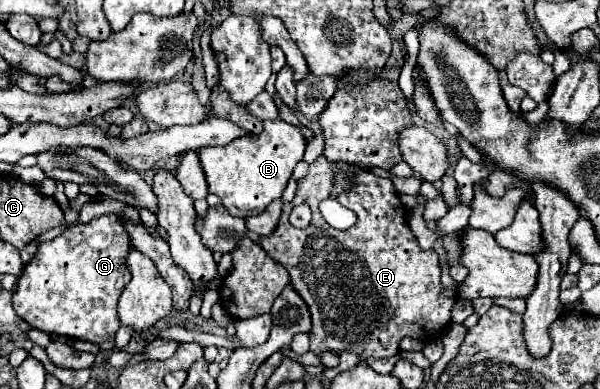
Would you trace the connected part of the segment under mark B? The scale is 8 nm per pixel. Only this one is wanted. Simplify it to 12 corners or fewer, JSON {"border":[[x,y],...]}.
{"border":[[283,120],[199,150],[209,192],[241,218],[281,198],[303,158]]}

